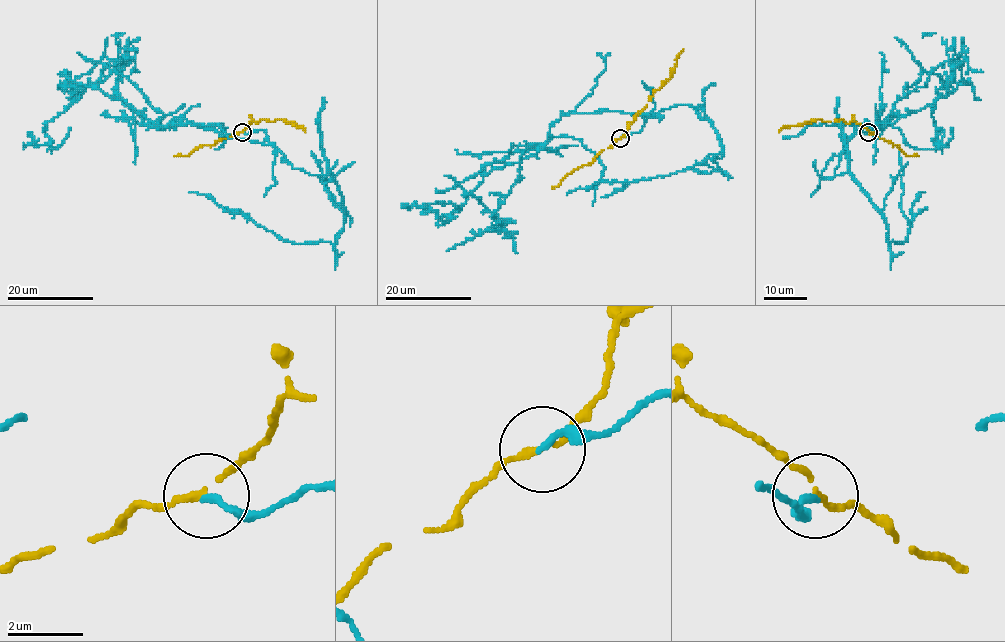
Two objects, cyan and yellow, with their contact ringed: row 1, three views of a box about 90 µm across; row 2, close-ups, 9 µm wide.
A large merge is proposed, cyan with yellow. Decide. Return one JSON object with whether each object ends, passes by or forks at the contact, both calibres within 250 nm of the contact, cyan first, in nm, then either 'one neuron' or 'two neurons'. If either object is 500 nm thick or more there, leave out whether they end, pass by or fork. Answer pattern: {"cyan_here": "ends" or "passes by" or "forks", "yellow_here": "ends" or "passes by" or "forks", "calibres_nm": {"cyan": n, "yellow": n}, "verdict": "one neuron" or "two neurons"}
{"cyan_here": "ends", "yellow_here": "passes by", "calibres_nm": {"cyan": 180, "yellow": 130}, "verdict": "two neurons"}

